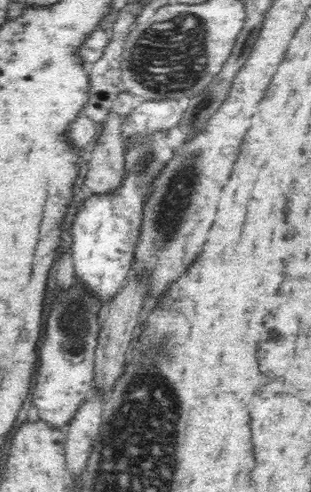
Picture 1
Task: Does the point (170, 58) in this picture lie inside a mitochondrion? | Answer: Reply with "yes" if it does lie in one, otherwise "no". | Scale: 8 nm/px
yes

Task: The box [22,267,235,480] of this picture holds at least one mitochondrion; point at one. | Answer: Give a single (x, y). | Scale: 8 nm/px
(74, 318)

